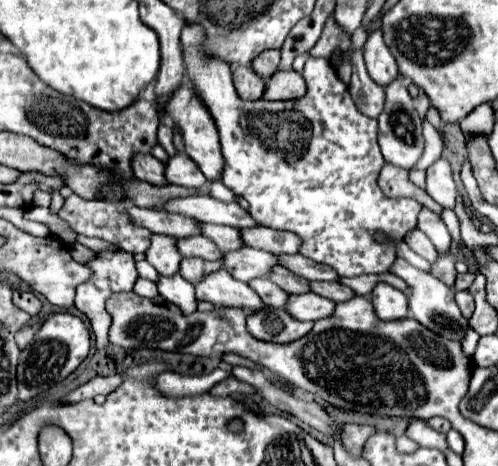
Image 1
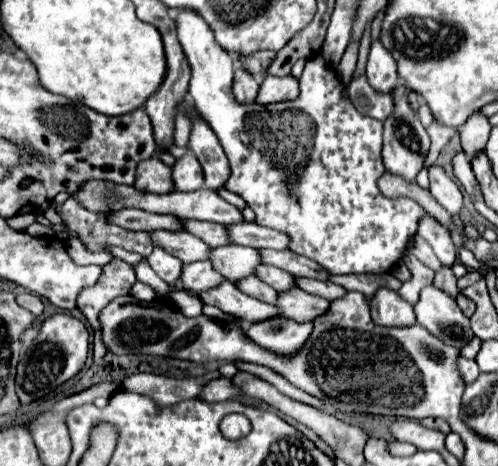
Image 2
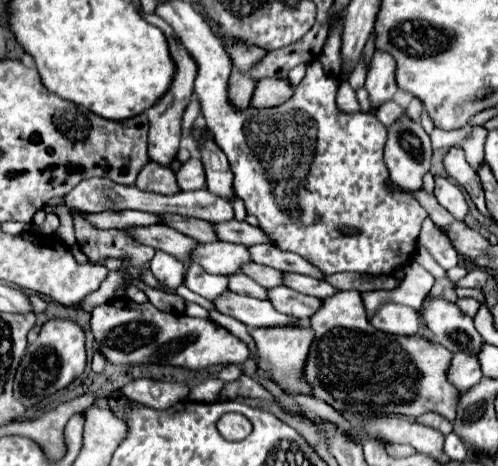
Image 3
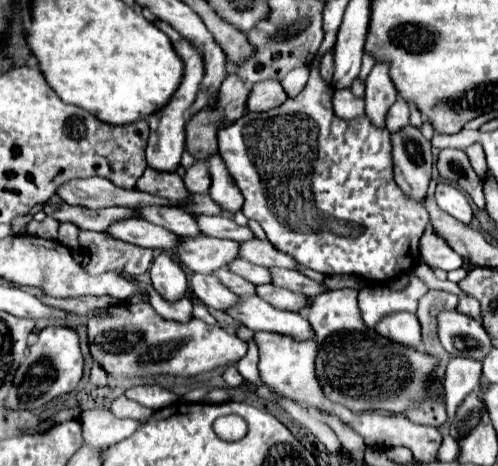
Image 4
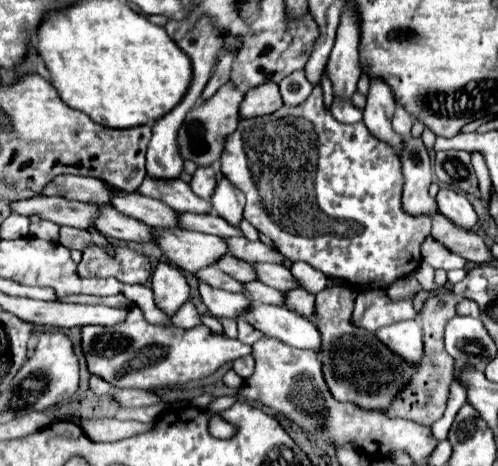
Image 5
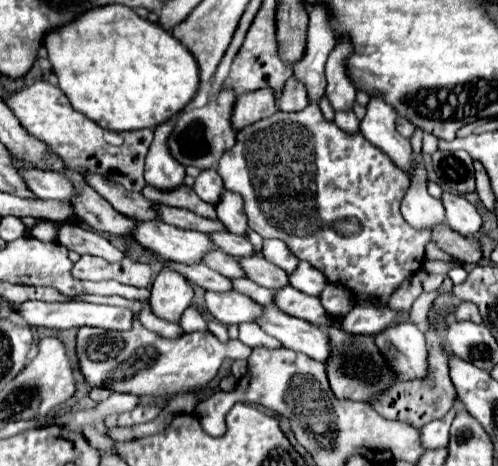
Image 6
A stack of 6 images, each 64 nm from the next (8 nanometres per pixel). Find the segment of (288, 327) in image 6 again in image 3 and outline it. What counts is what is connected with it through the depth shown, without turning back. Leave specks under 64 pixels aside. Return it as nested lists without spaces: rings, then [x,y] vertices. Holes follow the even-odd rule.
[[[232,290],[222,292],[216,300],[212,300],[212,304],[216,310],[244,322],[248,328],[298,324],[298,320],[292,320],[290,316],[284,316],[282,312],[278,312],[268,300],[256,300],[252,296],[242,296]]]

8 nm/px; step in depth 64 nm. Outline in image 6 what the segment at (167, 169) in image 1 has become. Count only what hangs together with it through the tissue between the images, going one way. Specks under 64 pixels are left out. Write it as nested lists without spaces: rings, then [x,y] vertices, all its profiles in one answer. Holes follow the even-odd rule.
[[[214,168],[202,170],[194,182],[194,192],[210,204],[216,204],[216,200],[220,200],[220,192],[222,192],[222,178]]]

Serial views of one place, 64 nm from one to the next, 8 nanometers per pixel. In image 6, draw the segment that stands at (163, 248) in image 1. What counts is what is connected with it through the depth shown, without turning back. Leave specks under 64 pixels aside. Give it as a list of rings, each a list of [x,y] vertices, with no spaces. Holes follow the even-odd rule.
[[[162,266],[156,280],[152,282],[150,292],[152,292],[150,298],[152,310],[160,318],[170,322],[178,322],[182,312],[192,304],[194,298],[194,290],[188,284],[188,280],[168,266]]]

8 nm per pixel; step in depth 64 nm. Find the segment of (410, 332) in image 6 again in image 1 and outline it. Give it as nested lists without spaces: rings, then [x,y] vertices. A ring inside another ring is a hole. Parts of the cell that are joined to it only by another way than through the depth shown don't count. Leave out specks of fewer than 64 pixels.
[[[378,282],[374,286],[372,304],[374,304],[376,316],[380,316],[380,320],[398,320],[398,318],[410,316],[406,294],[402,294],[400,290],[392,288],[386,282]]]

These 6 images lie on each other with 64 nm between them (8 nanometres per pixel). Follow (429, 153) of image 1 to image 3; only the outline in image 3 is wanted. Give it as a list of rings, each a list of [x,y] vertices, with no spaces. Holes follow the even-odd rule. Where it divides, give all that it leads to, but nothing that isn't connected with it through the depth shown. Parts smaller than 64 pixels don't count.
[[[466,128],[462,130],[432,130],[432,148],[448,148],[448,146],[458,146],[466,138]]]

